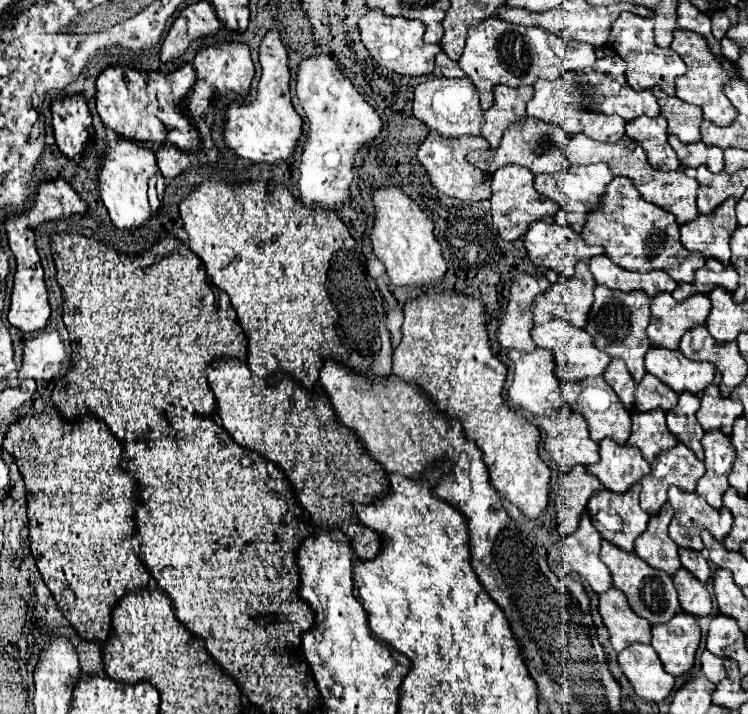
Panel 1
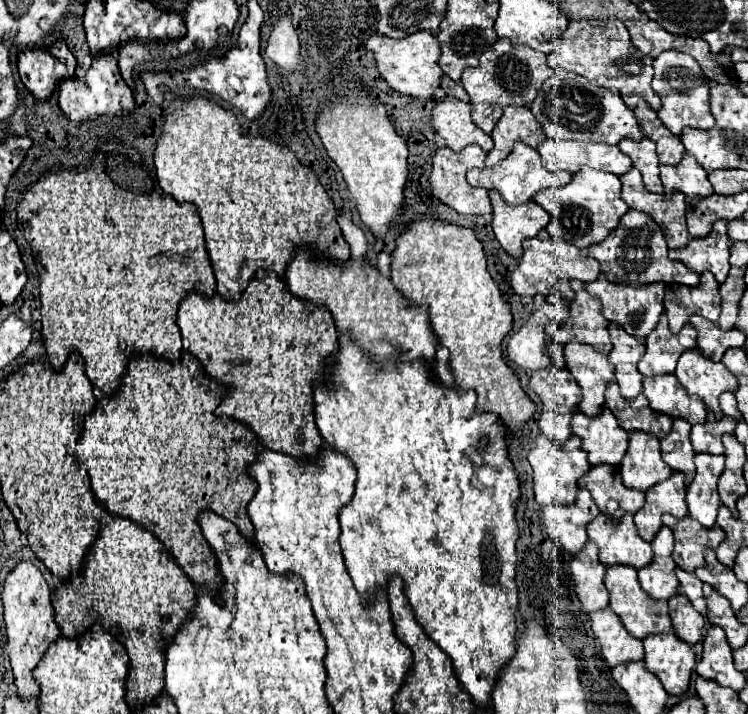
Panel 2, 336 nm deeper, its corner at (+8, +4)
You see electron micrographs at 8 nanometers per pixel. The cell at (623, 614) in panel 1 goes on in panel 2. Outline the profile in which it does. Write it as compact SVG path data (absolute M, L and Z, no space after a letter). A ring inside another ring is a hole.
M604 608L590 614L590 620L592 620L592 632L600 640L602 656L610 668L622 662L644 658L642 642L638 638L632 638L624 630L620 618L612 612L612 608Z

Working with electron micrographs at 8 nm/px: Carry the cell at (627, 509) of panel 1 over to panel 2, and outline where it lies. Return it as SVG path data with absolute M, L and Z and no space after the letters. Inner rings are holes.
M598 514L596 520L588 524L588 538L598 546L604 566L624 564L640 570L652 562L652 548L638 536L630 514L622 518Z

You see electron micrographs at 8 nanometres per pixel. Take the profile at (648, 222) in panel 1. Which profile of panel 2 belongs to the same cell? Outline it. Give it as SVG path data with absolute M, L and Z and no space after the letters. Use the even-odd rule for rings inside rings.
M612 230L604 242L588 248L588 256L600 262L602 274L610 282L624 282L630 286L644 286L654 282L696 286L700 282L696 272L688 270L682 262L672 262L668 258L668 246L662 230Z

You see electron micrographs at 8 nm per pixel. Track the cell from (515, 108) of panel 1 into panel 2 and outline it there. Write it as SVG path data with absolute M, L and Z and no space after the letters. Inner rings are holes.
M508 106L508 108L504 108L500 122L496 124L496 128L492 132L492 140L494 140L494 148L486 156L488 168L500 164L512 152L514 142L520 140L520 142L536 148L540 142L546 140L546 134L544 134L542 126L538 124L538 120L532 116L530 108Z

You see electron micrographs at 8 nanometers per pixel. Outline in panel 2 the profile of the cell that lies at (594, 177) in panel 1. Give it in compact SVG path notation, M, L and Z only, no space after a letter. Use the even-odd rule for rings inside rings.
M588 166L574 174L570 184L562 188L540 190L534 196L534 202L540 204L562 226L564 238L574 246L580 246L580 250L602 242L628 212L628 206L620 200L620 178L602 170L592 170Z

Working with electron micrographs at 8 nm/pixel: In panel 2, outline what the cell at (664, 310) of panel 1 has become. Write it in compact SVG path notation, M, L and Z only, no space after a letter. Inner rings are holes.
M662 316L660 324L646 338L646 354L638 364L642 376L662 376L674 374L678 358L686 350L696 348L696 330L686 324L680 334L672 334L668 330L668 322Z

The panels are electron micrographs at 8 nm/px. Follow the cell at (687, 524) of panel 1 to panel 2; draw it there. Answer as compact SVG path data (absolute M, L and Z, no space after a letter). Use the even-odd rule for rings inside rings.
M664 514L662 522L674 532L676 538L672 558L686 572L694 572L696 568L700 568L704 564L704 550L716 550L716 546L724 540L724 530L720 530L718 526L706 530L698 526L698 522L690 516L676 520L670 514Z

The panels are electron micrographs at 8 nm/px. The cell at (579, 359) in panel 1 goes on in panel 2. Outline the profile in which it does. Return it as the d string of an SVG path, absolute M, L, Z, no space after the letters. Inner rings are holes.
M570 342L564 346L564 356L566 356L566 368L572 372L572 376L576 378L576 382L582 388L582 402L580 402L580 412L592 416L592 414L600 414L602 406L604 406L604 392L606 386L610 382L614 382L614 366L608 362L608 356L594 350L592 346L586 344L578 344L578 342Z

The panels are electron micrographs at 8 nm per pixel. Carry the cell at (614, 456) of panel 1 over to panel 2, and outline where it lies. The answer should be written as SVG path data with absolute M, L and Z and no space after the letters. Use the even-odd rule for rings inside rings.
M594 466L578 482L592 494L600 512L620 518L620 514L636 514L644 506L644 494L630 490L622 484L620 470L616 466Z

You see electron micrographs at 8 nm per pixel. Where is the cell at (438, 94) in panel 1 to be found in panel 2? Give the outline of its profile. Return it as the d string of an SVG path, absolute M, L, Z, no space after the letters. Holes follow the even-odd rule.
M446 96L436 104L432 110L432 126L454 152L460 152L470 144L478 144L486 152L494 146L492 138L472 122L470 104L458 102L454 96Z

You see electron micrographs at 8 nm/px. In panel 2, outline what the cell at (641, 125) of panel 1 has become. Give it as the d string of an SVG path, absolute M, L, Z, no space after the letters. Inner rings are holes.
M624 138L618 148L630 156L632 160L632 166L640 170L642 178L644 178L644 184L650 192L656 192L656 194L662 194L664 188L662 188L662 182L660 182L660 176L658 176L658 154L656 154L656 144L648 138L644 138L642 142L632 142L628 138Z

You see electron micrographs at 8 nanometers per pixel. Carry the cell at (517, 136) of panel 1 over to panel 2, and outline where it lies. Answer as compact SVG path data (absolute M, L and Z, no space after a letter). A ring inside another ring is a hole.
M516 142L514 150L510 152L510 156L506 160L502 160L500 166L494 168L484 168L484 170L468 170L468 184L470 186L480 186L486 190L498 190L500 196L504 198L506 204L510 206L518 206L518 204L526 204L532 200L532 196L544 188L558 188L568 184L574 174L558 170L558 172L548 172L542 162L540 162L540 154L526 146L524 142Z

